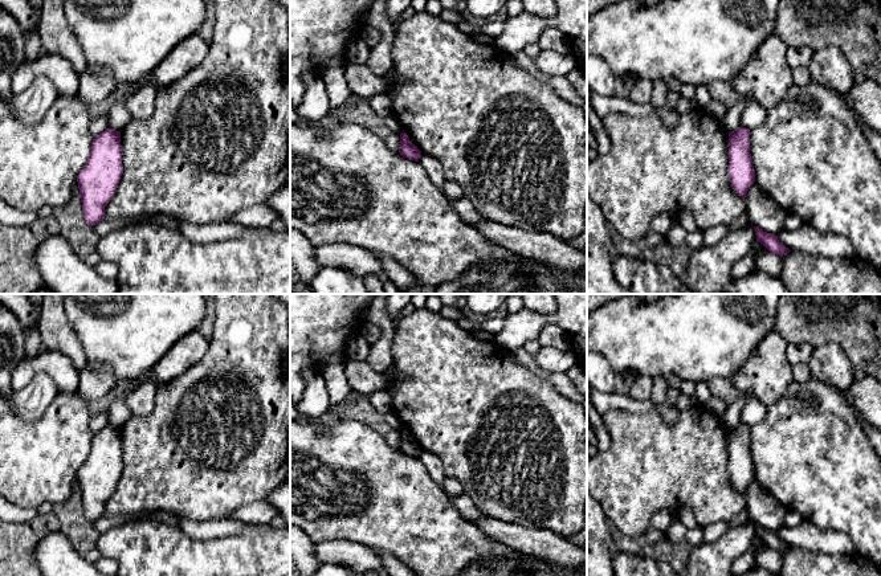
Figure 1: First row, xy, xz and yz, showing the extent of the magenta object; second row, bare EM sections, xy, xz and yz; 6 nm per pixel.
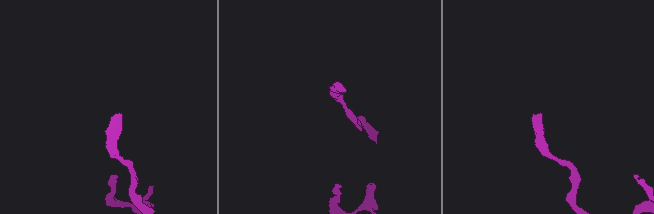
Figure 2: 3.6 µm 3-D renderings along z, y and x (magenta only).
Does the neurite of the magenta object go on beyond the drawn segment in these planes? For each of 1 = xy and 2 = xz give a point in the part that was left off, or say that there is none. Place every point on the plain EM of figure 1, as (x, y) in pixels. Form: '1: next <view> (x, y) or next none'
1: next none
2: next none

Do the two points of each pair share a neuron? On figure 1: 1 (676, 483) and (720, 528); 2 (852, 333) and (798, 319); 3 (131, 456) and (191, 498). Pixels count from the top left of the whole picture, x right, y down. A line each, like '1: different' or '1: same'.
1: different
2: same
3: same

